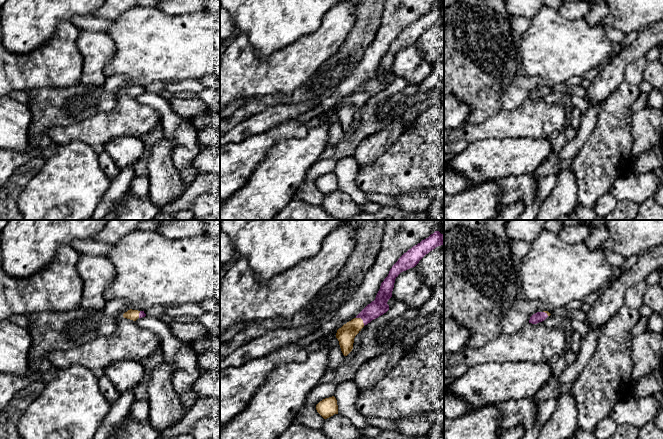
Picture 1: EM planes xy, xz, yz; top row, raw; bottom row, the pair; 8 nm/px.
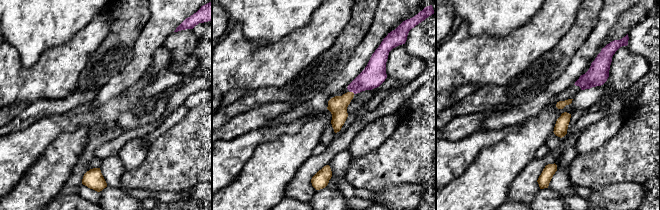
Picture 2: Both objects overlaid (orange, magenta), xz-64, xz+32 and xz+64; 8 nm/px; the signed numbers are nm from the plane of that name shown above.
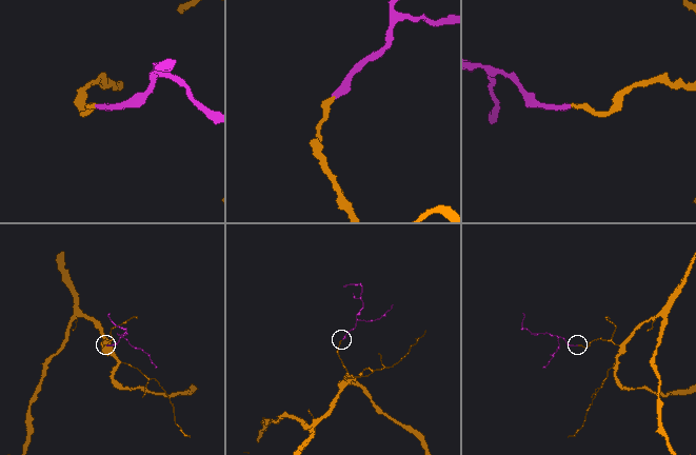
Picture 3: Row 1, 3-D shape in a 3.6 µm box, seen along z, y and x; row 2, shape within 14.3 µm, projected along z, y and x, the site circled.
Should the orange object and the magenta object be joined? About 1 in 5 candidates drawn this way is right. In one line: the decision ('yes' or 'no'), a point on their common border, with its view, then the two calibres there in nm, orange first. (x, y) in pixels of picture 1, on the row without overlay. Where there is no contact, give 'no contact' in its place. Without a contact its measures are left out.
yes | xz (362, 96) | 140/140 nm

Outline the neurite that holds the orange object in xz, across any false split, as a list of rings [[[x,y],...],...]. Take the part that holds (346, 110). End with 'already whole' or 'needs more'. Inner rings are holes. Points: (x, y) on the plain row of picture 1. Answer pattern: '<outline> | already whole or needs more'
[[[435,7],[398,35],[390,45],[388,52],[381,59],[375,76],[368,80],[354,95],[337,106],[336,114],[344,132],[352,127],[354,114],[361,105],[389,86],[387,78],[392,73],[395,55],[398,51],[415,43],[426,30],[441,21],[444,21],[444,11]]] | needs more

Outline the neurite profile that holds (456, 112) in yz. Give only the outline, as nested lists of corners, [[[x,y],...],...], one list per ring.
[[[444,97],[444,131],[465,126],[471,109],[457,97]]]

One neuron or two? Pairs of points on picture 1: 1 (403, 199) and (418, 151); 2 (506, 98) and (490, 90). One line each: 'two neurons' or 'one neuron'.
1: two neurons
2: two neurons

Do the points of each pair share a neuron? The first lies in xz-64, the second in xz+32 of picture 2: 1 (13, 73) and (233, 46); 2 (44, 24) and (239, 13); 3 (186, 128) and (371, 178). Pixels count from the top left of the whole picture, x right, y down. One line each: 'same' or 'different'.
1: same
2: same
3: same

